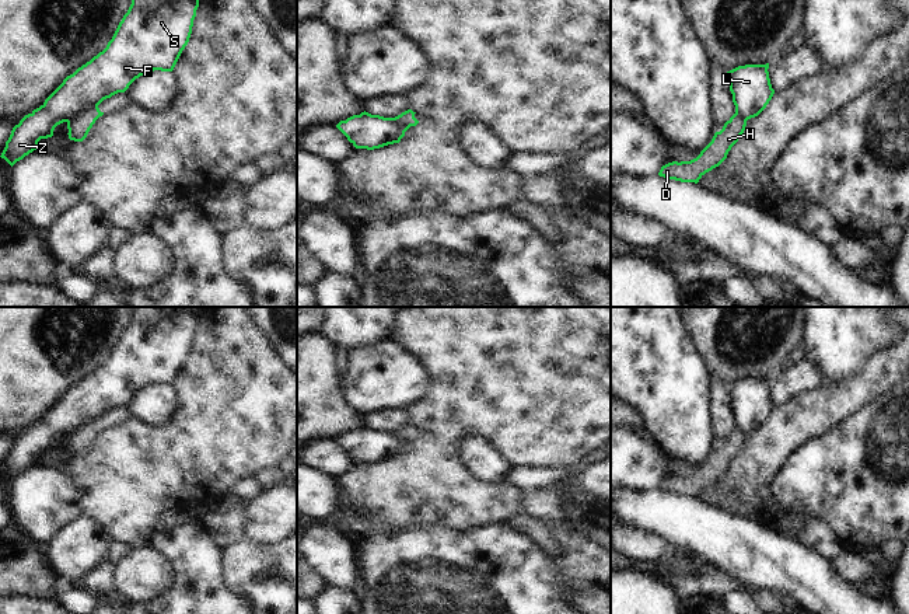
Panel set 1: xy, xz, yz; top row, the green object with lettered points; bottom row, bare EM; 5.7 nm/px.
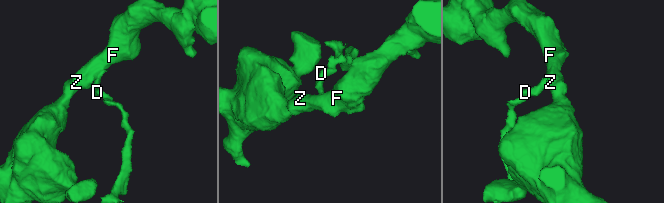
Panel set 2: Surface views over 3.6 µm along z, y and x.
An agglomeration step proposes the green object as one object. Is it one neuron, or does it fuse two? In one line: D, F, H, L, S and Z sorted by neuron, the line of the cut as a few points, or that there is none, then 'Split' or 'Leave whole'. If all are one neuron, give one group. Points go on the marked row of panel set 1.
Groups: D H / F L S Z. Split along xy (97, 104), (76, 114), (67, 122). Split

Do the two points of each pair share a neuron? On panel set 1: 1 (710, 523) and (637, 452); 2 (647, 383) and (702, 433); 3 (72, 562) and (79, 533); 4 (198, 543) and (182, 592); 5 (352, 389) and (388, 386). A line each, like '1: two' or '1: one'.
1: two
2: one
3: one
4: one
5: one

